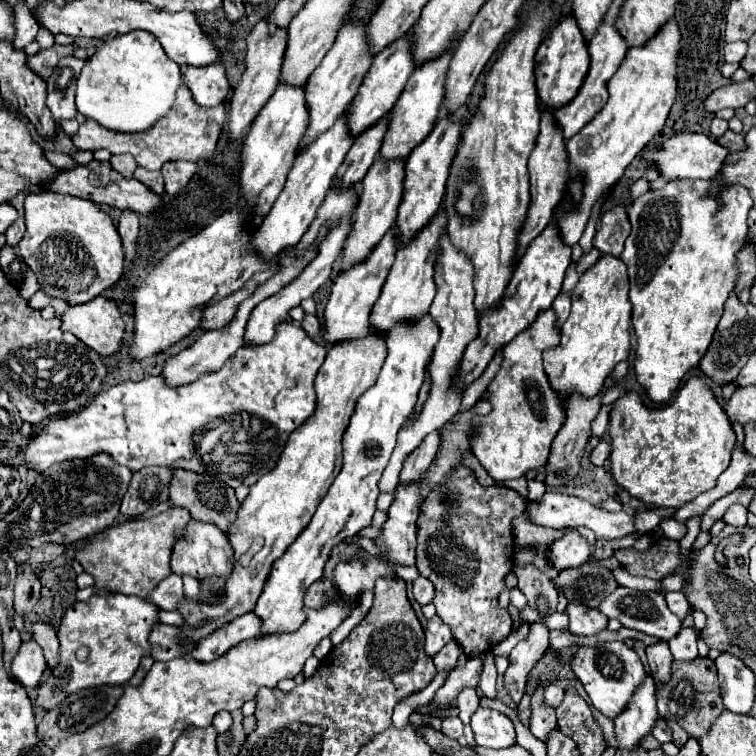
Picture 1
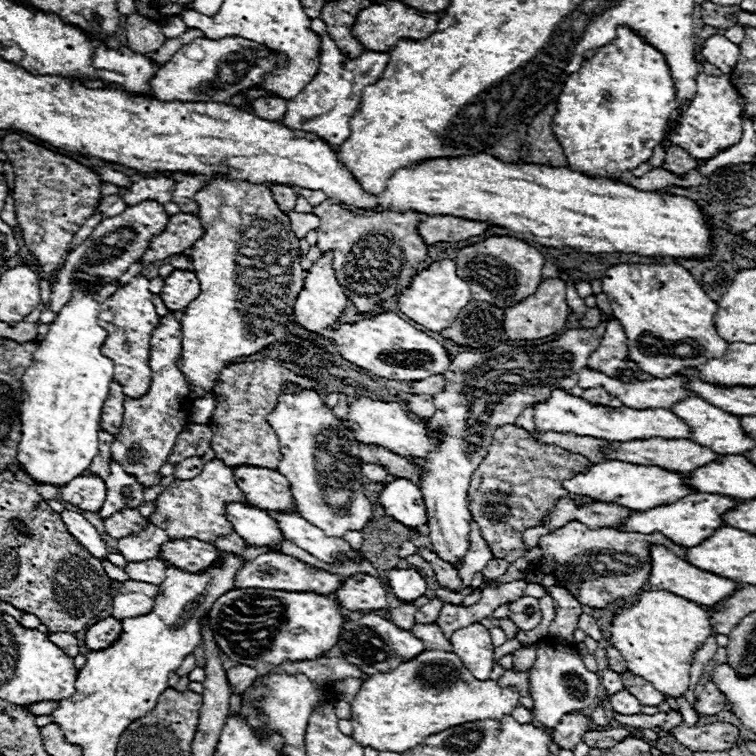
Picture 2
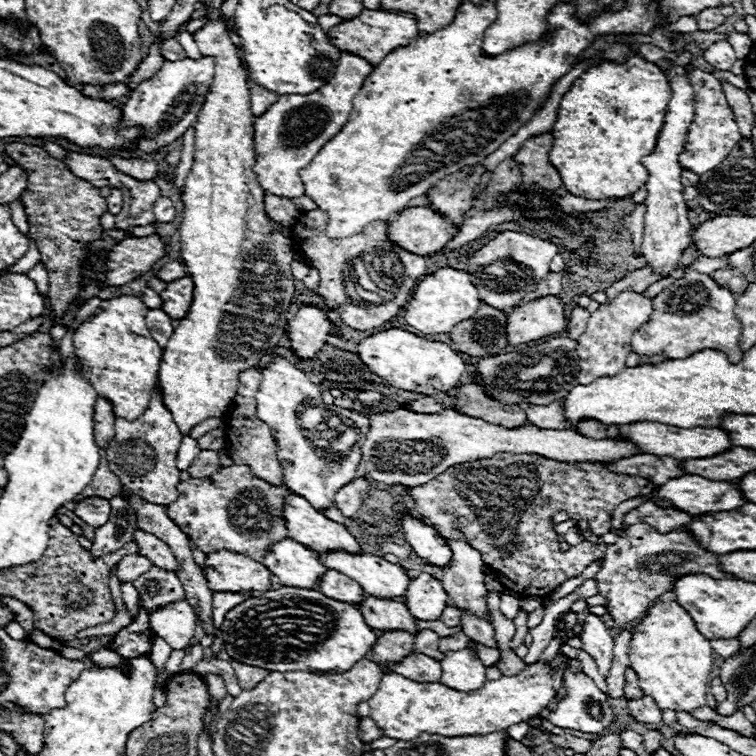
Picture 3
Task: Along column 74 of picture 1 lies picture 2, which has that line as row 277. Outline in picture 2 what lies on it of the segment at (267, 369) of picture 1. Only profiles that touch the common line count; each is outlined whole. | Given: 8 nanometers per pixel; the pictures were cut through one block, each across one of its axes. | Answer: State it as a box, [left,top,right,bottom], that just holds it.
[396,260,472,332]

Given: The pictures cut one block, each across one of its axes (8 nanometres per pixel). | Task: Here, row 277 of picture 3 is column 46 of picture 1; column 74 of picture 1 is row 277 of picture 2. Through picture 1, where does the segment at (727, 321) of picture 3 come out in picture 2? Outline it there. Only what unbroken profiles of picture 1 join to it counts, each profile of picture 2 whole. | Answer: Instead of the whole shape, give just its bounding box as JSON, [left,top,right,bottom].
[602,264,728,376]

